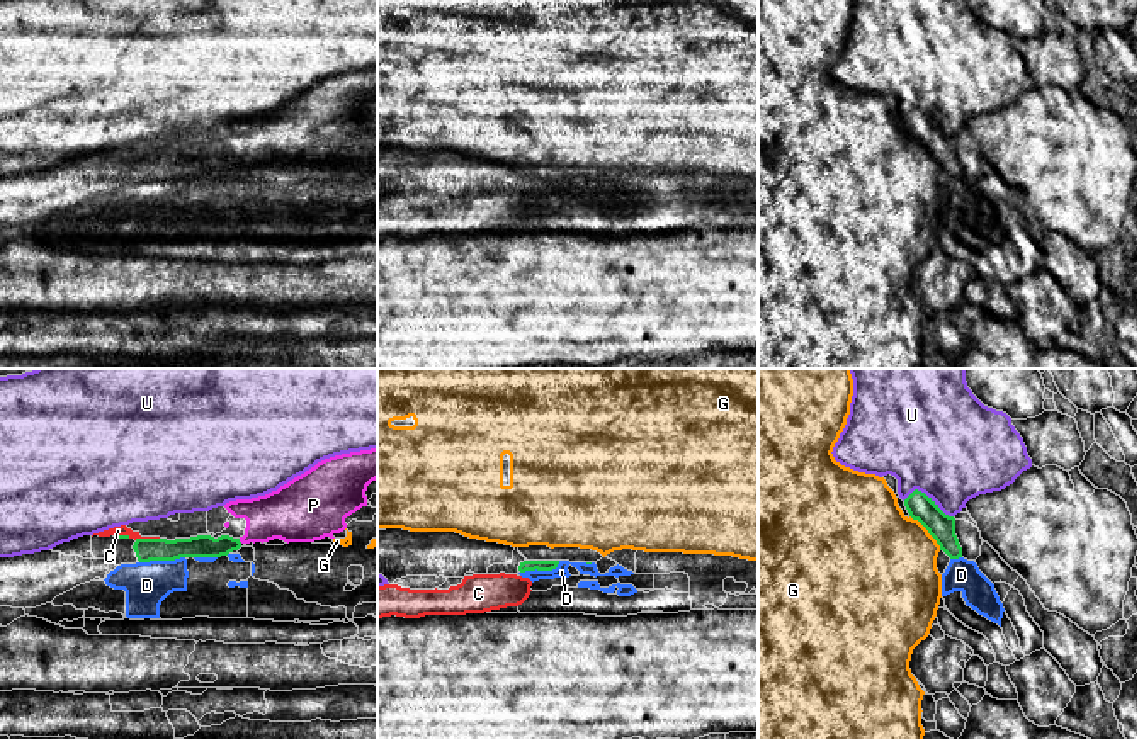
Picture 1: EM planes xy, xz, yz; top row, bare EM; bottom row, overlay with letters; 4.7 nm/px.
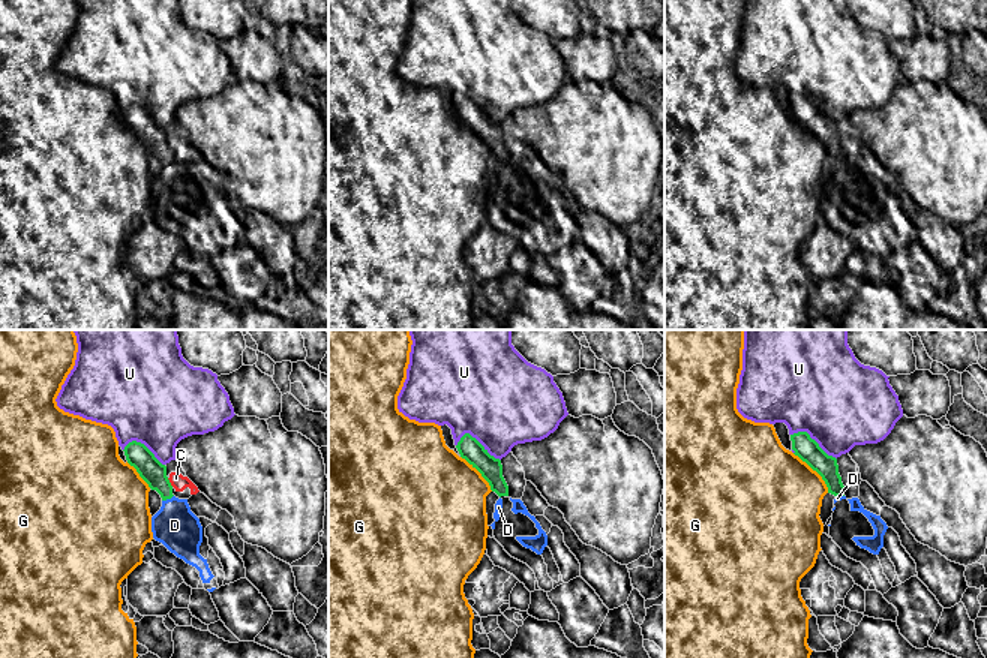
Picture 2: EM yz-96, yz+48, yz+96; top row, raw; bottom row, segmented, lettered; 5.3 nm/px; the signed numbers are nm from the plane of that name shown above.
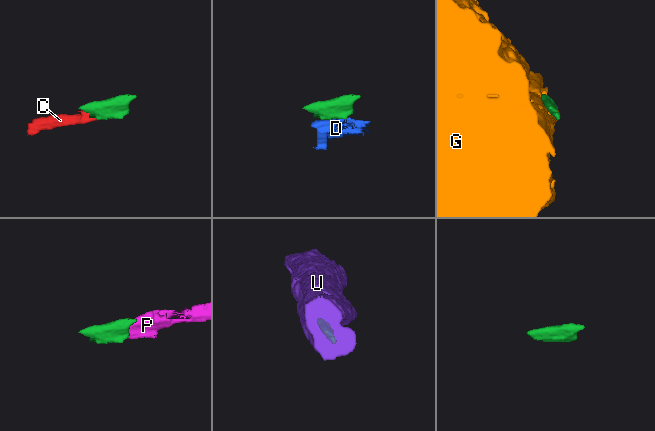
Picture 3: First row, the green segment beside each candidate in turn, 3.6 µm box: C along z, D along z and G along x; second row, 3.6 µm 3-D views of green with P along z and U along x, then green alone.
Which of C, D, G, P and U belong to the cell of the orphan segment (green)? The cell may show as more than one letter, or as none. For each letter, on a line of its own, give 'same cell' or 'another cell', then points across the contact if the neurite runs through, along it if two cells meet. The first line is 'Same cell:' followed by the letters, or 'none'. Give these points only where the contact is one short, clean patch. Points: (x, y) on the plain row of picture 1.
Same cell: C, P
C: same cell; way xy (147, 169), (147, 158), (118, 150)
D: another cell; border xy (184, 175), (140, 182)
G: another cell
P: same cell; way xy (203, 165), (223, 165), (238, 160), (283, 133)
U: another cell

